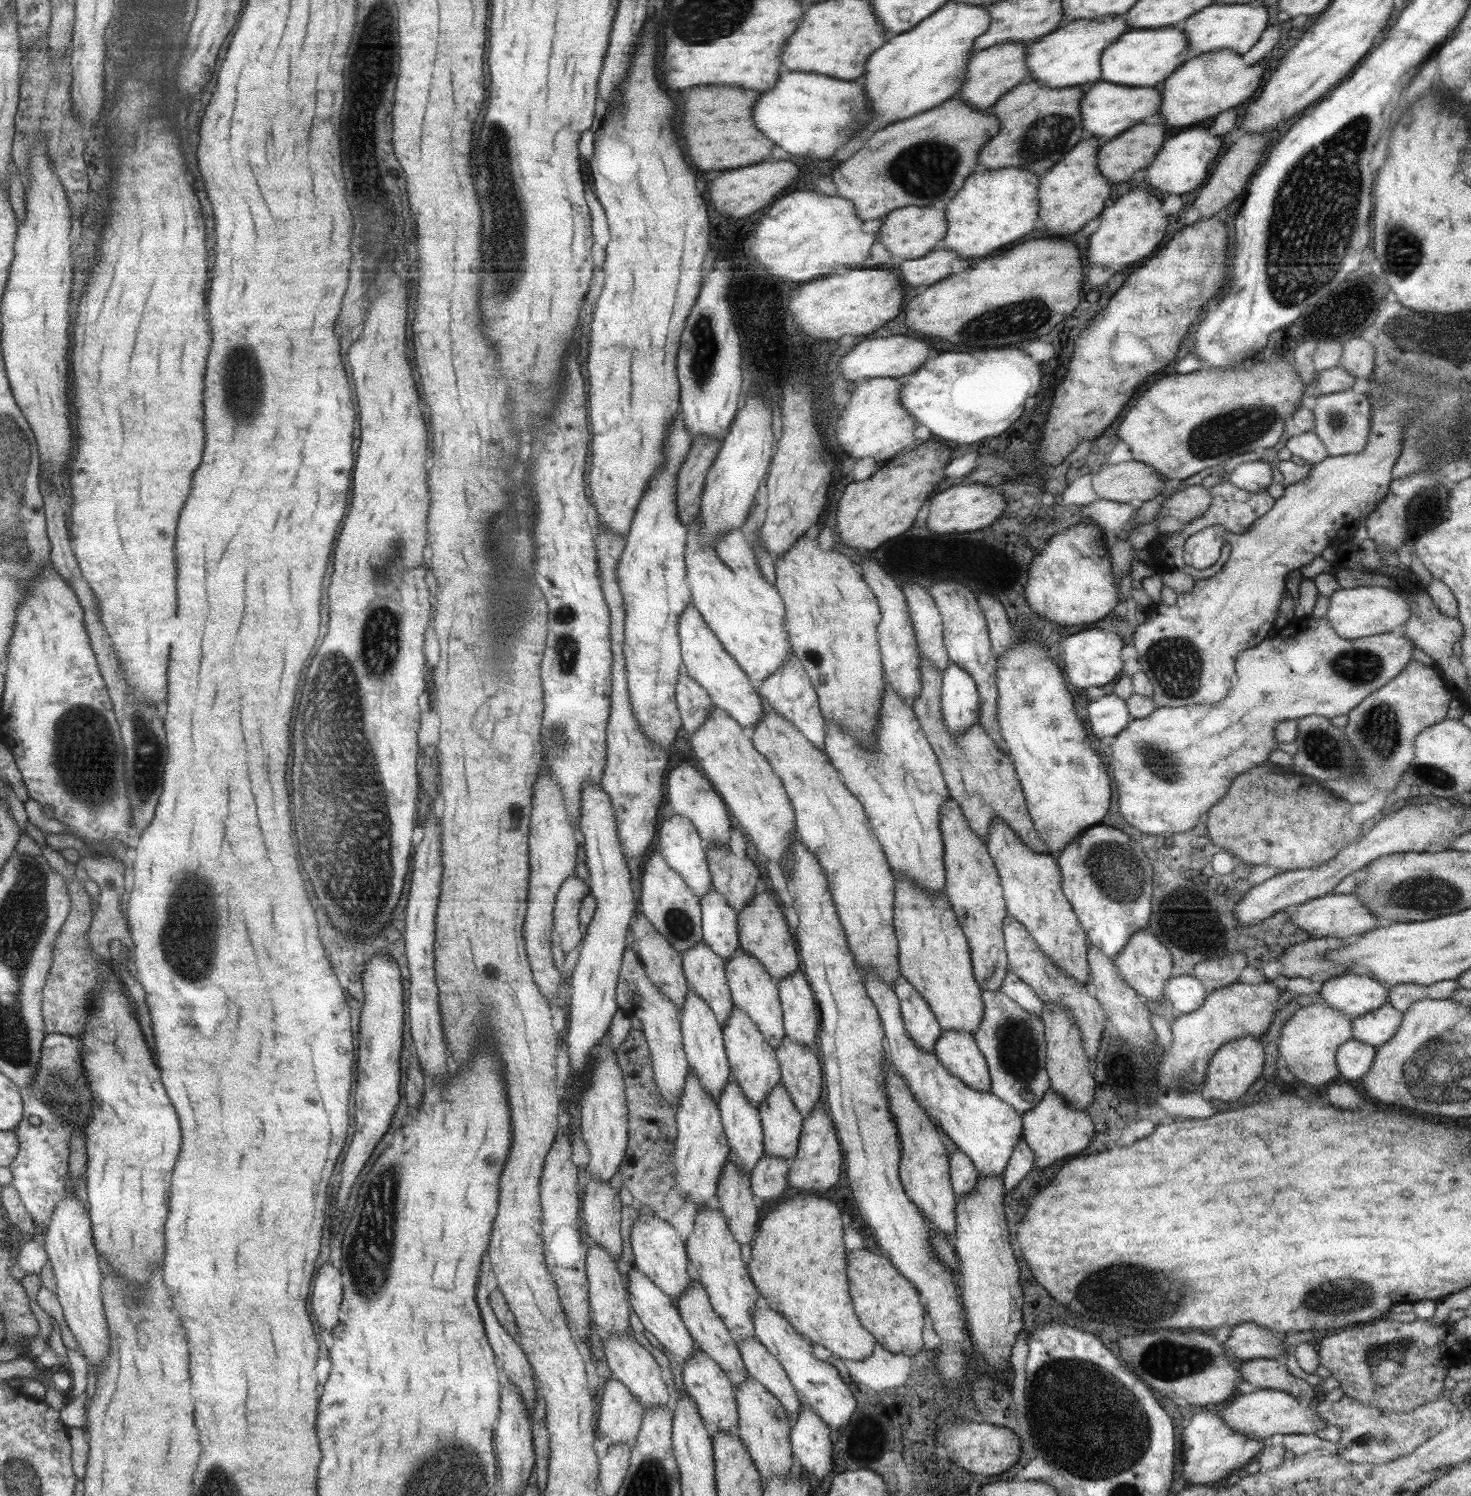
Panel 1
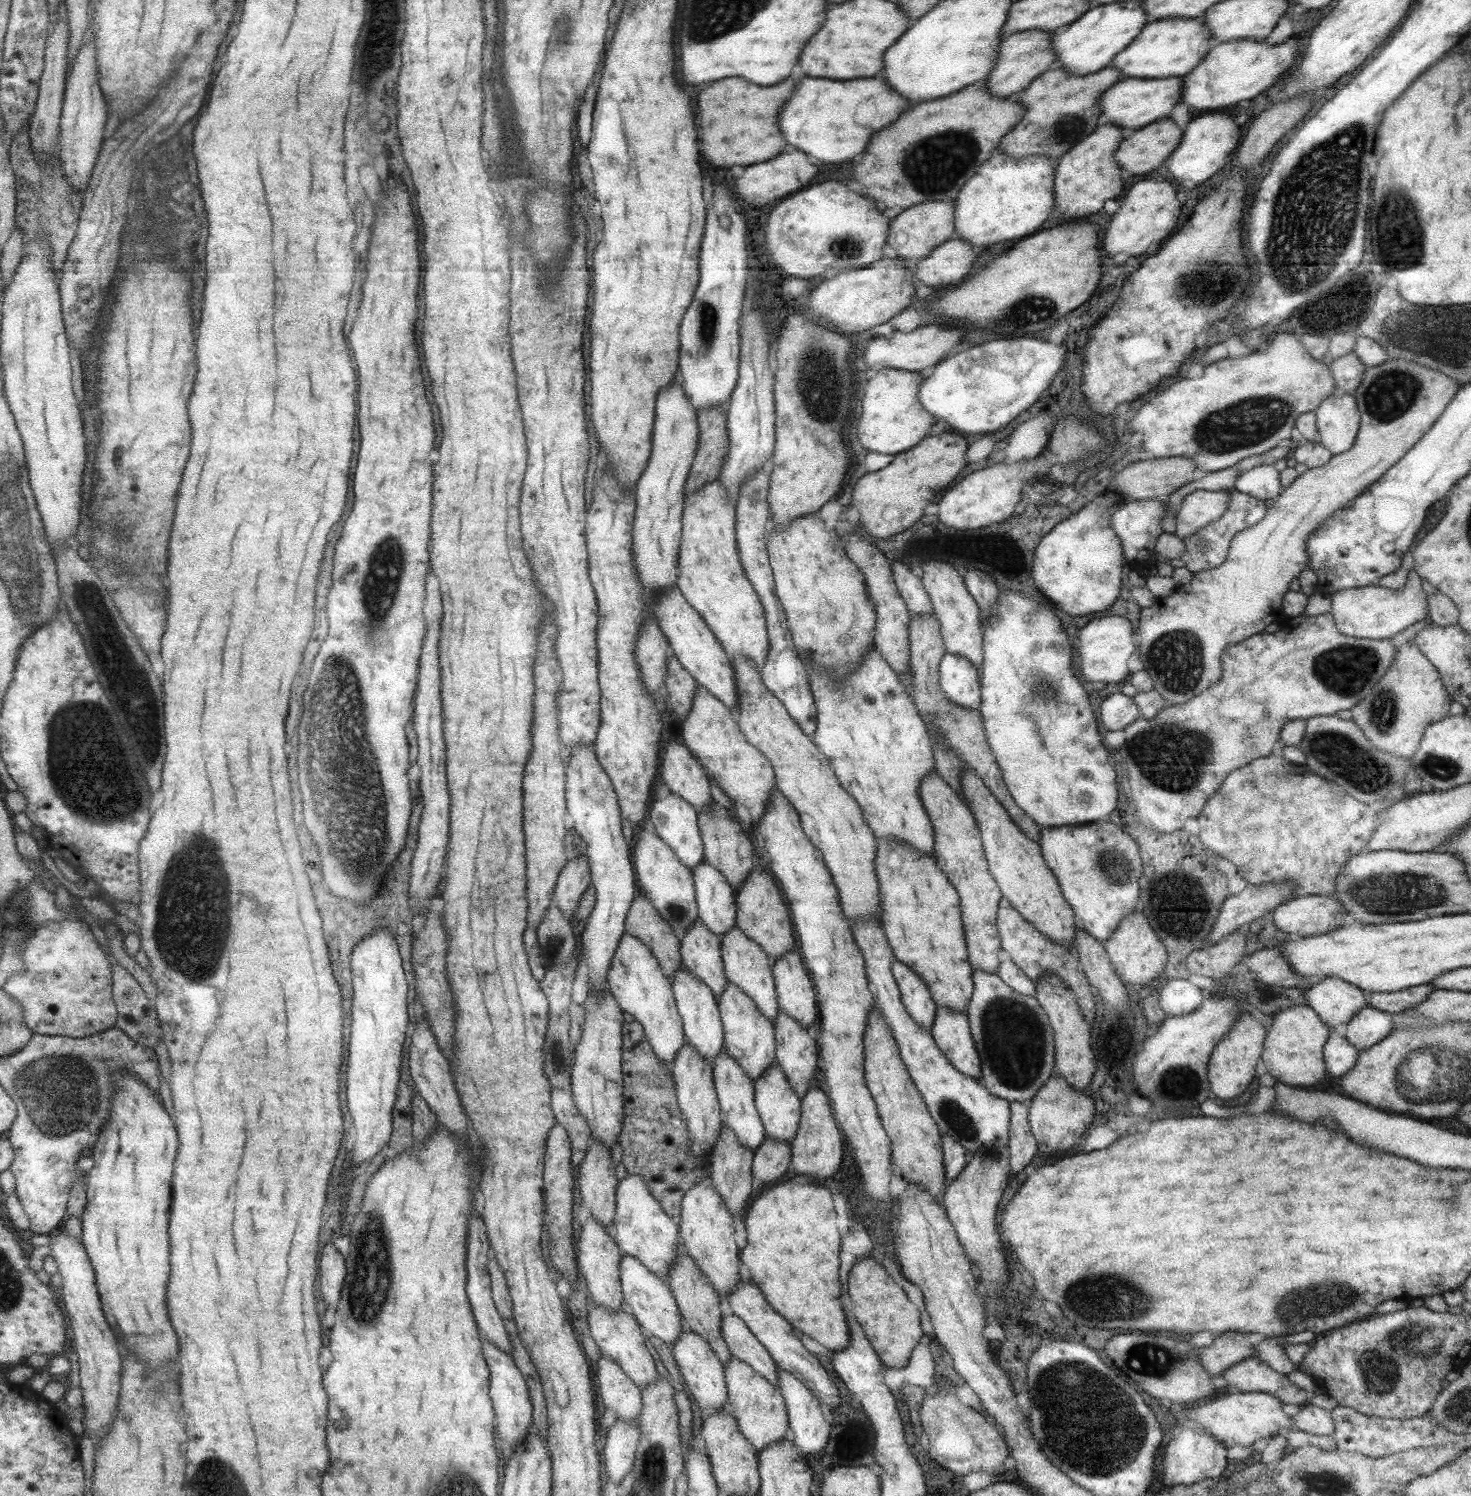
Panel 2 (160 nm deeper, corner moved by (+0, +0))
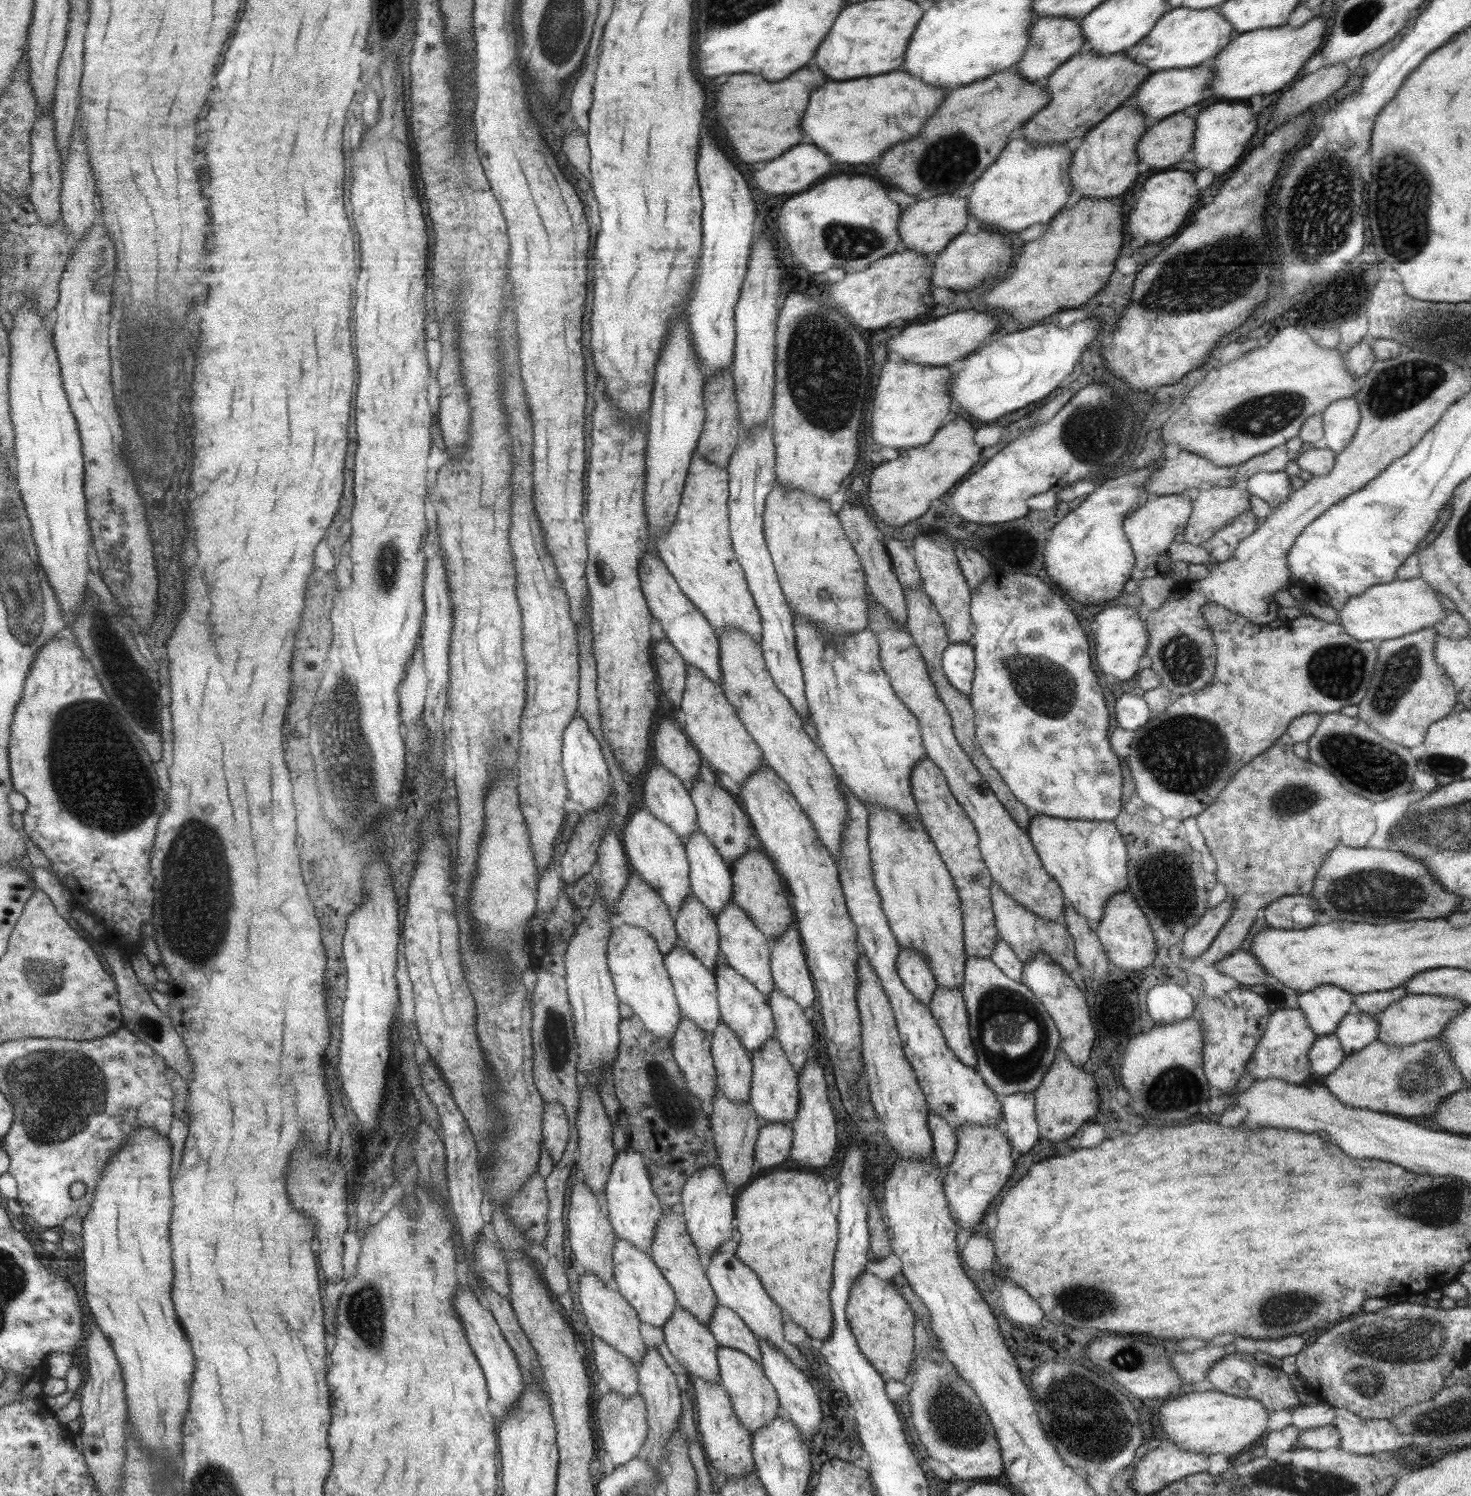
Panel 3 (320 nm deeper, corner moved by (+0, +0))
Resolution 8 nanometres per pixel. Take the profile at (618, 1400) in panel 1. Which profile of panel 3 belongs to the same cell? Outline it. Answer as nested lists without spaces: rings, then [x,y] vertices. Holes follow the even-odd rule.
[[[592,1336],[593,1364],[609,1389],[622,1397],[633,1396],[638,1390],[637,1366],[626,1356],[611,1348],[598,1336]]]

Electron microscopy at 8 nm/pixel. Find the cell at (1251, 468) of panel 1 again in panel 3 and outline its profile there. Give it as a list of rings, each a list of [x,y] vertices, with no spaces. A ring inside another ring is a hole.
[[[1284,471],[1256,472],[1246,482],[1249,494],[1265,501],[1270,507],[1277,507],[1292,494],[1289,475]]]

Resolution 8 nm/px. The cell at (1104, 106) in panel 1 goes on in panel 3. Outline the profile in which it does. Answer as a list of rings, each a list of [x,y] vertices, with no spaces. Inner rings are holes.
[[[1211,61],[1191,68],[1172,68],[1153,71],[1139,84],[1137,92],[1130,96],[1127,104],[1137,107],[1149,123],[1159,121],[1182,111],[1184,108],[1197,104],[1199,100],[1208,98],[1209,85],[1214,75]]]

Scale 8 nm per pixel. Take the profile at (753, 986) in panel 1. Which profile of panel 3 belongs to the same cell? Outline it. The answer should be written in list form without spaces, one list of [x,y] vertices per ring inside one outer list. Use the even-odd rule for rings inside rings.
[[[732,900],[725,904],[721,912],[714,916],[718,930],[718,947],[721,958],[724,958],[731,968],[744,976],[762,995],[767,997],[774,987],[770,975],[771,941],[755,928],[753,920],[749,920],[749,918],[750,916]]]

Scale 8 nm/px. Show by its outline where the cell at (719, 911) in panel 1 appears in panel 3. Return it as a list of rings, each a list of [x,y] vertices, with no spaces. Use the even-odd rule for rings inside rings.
[[[699,827],[690,832],[688,837],[689,840],[684,843],[684,850],[688,860],[690,892],[701,901],[701,904],[704,904],[709,909],[709,914],[717,916],[723,906],[732,900],[731,865],[727,864],[721,858],[721,855],[717,854],[717,850],[705,838],[704,832]]]

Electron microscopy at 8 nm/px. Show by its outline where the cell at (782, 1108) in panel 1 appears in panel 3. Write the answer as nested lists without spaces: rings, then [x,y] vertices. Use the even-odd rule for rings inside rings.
[[[773,1036],[767,1037],[759,1048],[750,1052],[752,1077],[748,1103],[753,1107],[757,1118],[763,1123],[789,1124],[796,1115],[798,1099],[798,1074],[787,1060],[780,1042]]]

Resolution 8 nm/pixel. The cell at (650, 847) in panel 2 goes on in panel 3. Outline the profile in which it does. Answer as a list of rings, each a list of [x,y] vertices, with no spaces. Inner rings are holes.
[[[643,807],[627,818],[619,833],[631,872],[637,873],[647,884],[654,887],[654,891],[657,891],[673,914],[685,896],[691,894],[688,860],[684,844],[677,838],[676,832],[668,824],[651,816],[651,812]]]

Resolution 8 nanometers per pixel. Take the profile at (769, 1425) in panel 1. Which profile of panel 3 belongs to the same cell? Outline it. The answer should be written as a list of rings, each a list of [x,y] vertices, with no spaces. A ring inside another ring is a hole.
[[[721,1345],[716,1348],[716,1359],[720,1383],[729,1395],[732,1410],[751,1434],[781,1413],[774,1386],[765,1378],[762,1366],[756,1360],[751,1360],[744,1352]]]

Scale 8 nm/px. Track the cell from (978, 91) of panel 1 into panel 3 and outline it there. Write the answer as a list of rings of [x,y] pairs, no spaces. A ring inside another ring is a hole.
[[[1036,17],[1029,31],[1030,39],[1021,60],[1016,64],[1018,75],[1042,87],[1049,75],[1061,66],[1070,56],[1084,47],[1084,38],[1081,34],[1080,19],[1071,17]]]

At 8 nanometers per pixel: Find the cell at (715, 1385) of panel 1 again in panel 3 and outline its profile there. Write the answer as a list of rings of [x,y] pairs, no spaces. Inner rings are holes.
[[[675,1305],[671,1316],[661,1327],[661,1331],[663,1331],[664,1342],[668,1350],[686,1370],[690,1378],[699,1377],[714,1383],[720,1382],[716,1359],[716,1348],[719,1344],[711,1332],[703,1324],[699,1324],[690,1312],[687,1312],[681,1305]]]

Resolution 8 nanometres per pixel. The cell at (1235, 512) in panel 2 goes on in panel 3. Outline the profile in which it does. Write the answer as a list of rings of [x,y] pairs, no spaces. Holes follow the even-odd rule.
[[[1252,510],[1238,514],[1236,518],[1224,524],[1202,547],[1207,550],[1212,562],[1223,562],[1233,556],[1237,543],[1249,536],[1257,526]]]

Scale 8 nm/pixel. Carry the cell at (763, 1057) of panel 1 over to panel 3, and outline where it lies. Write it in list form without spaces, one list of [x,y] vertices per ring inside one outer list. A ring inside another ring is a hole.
[[[720,958],[715,965],[714,975],[720,1019],[723,1023],[728,1024],[729,1028],[732,1028],[750,1054],[753,1049],[759,1048],[767,1037],[773,1037],[775,1034],[768,997],[762,995],[744,976],[731,968],[724,958]]]

